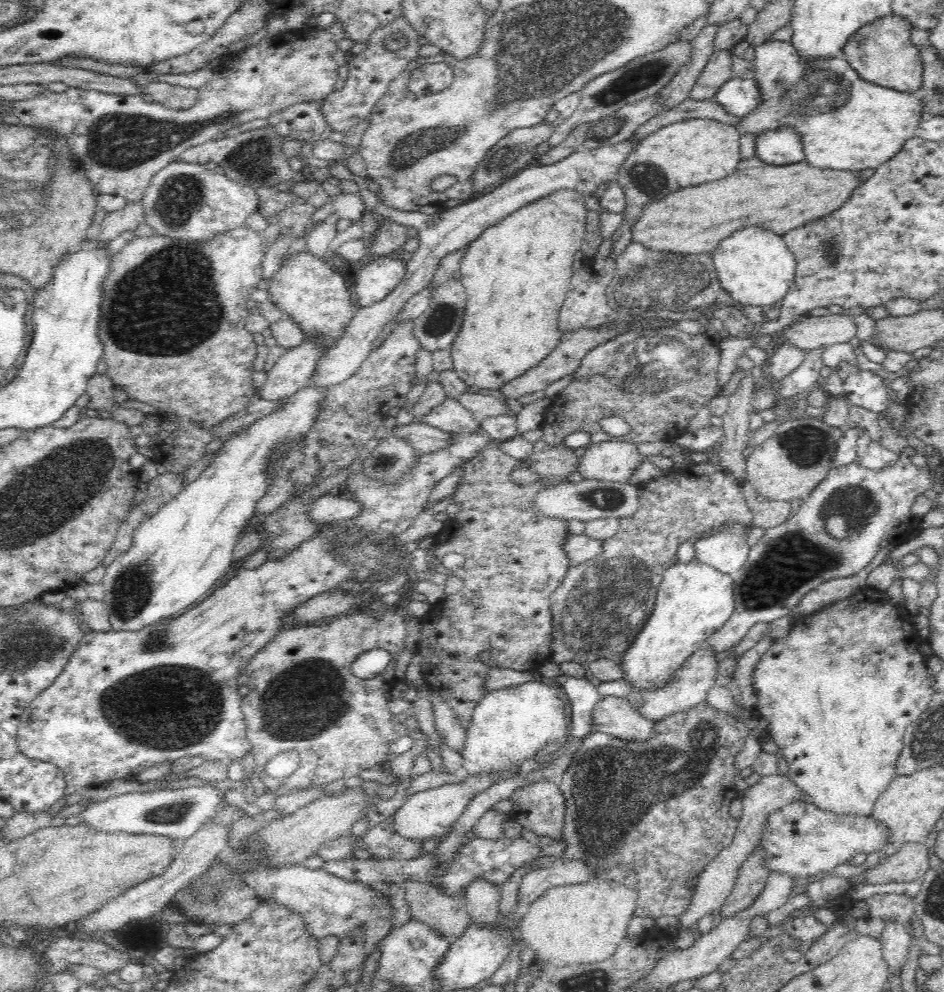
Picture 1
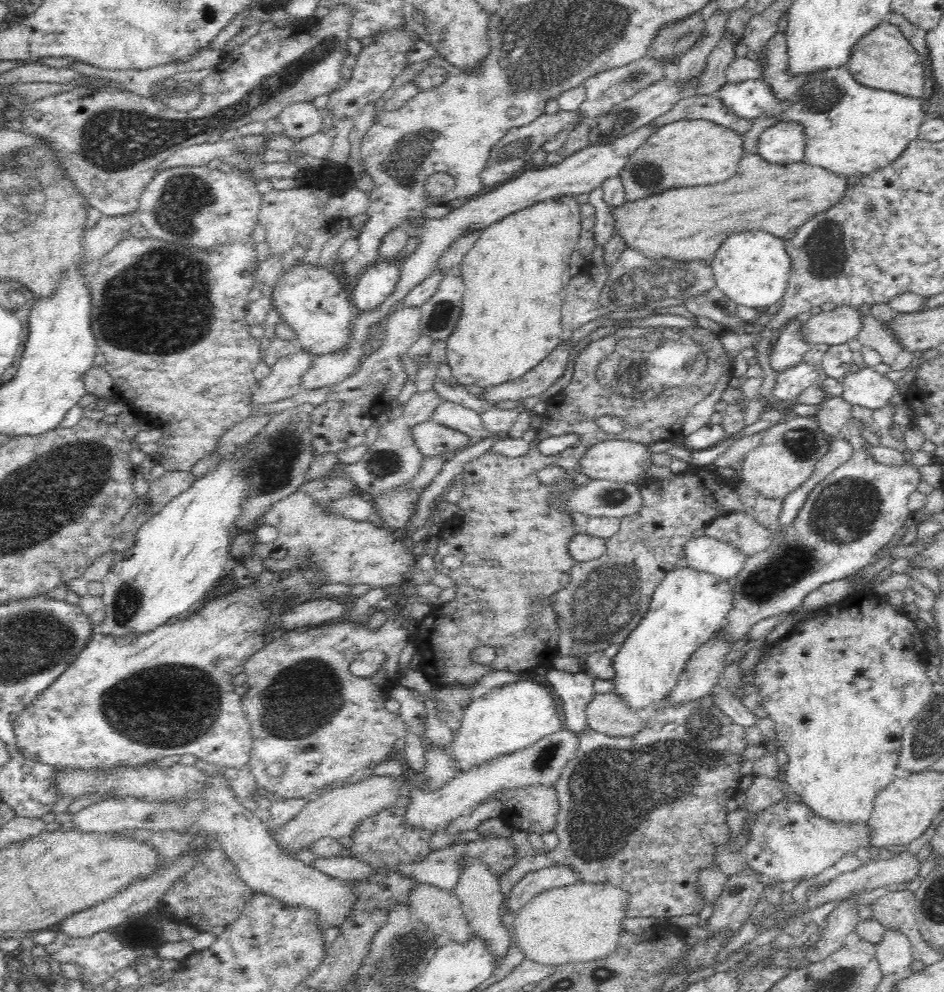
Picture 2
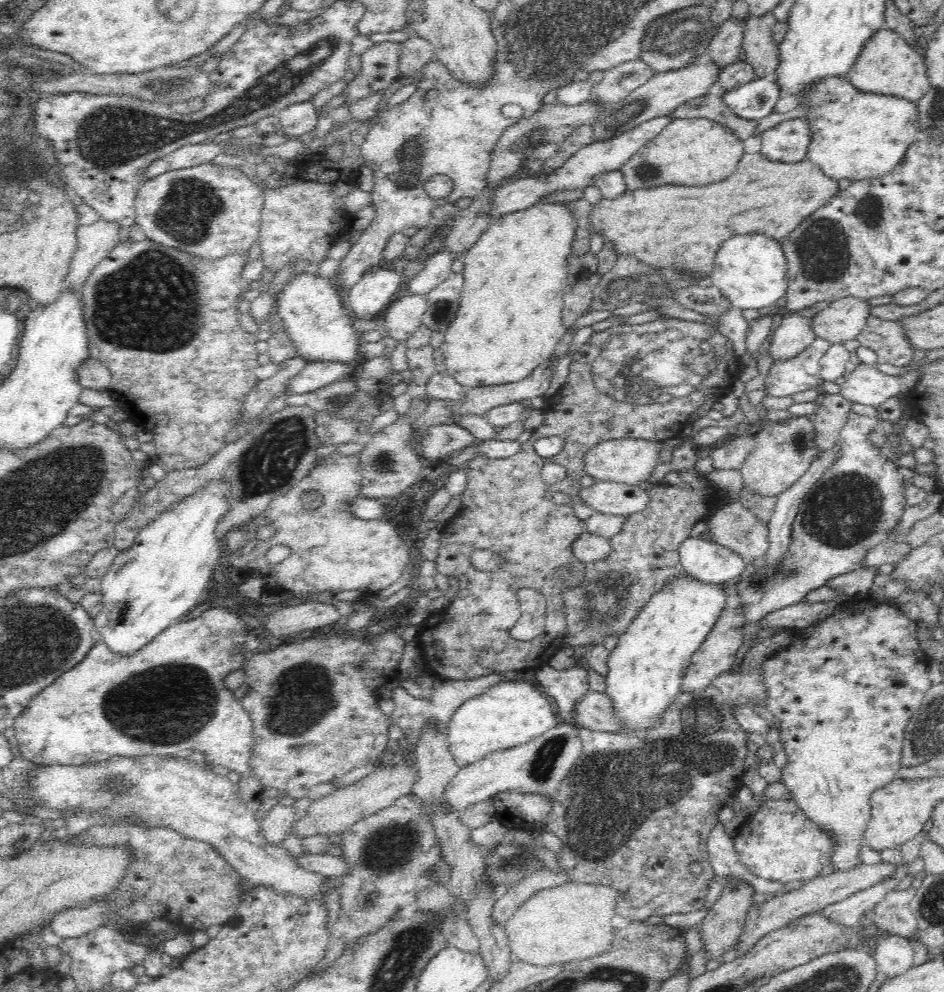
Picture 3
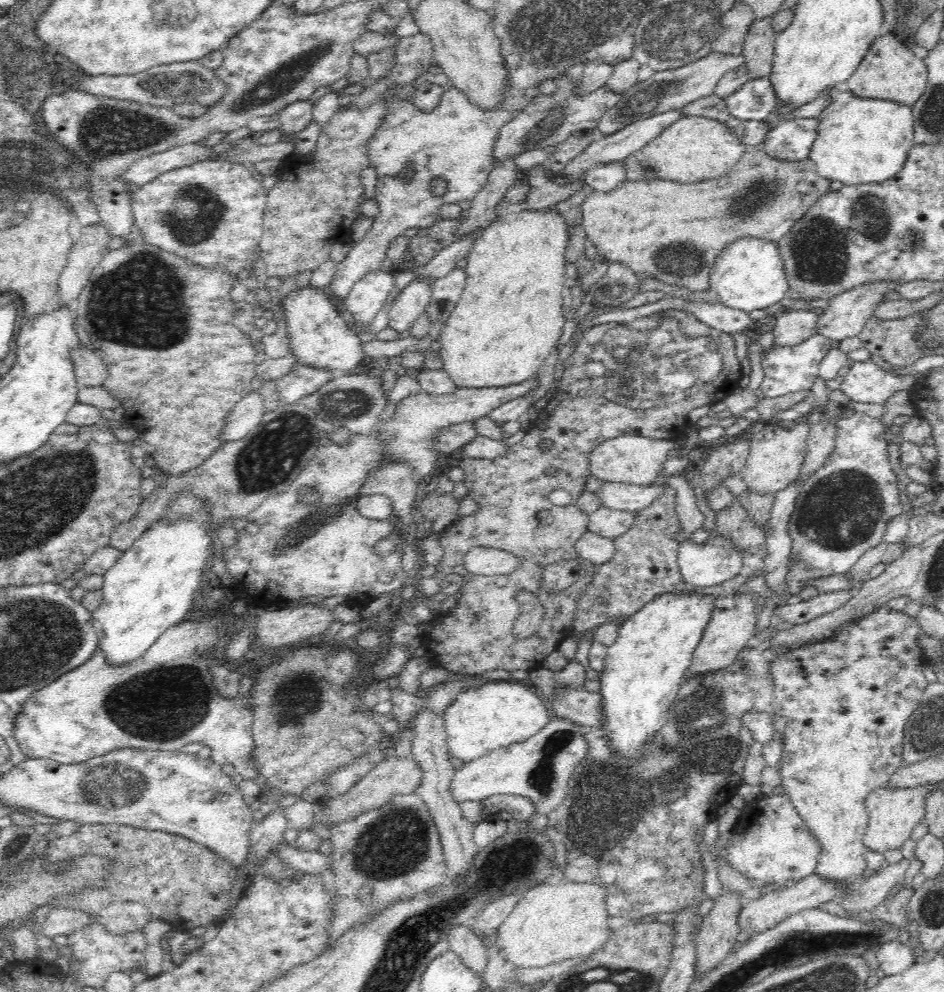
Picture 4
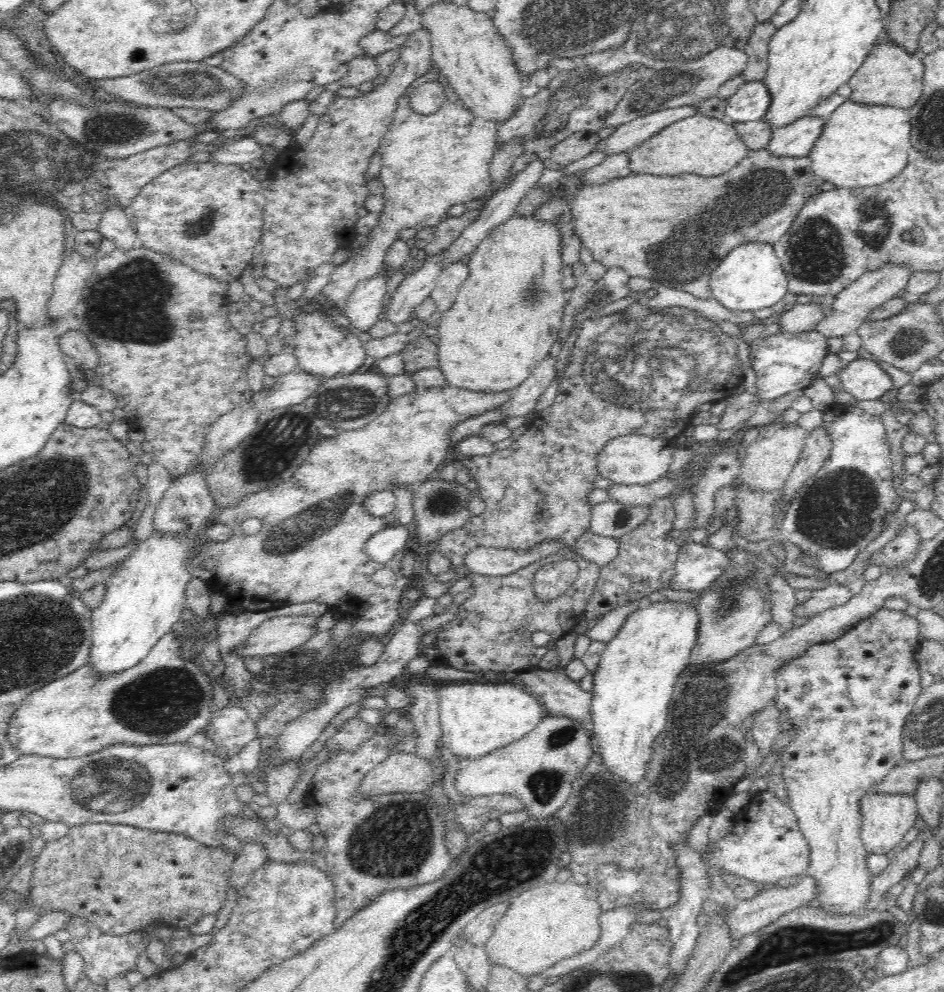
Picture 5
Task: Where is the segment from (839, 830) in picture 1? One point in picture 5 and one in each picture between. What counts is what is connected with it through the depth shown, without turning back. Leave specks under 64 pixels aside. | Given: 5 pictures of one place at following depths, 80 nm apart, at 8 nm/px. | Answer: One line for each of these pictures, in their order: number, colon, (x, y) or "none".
2: (787, 842)
3: (779, 843)
4: (771, 843)
5: (765, 845)

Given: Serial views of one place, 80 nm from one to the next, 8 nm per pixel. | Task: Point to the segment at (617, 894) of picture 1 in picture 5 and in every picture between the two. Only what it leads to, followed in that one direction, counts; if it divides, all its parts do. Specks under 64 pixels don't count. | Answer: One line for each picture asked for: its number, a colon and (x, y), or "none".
2: (577, 923)
3: (570, 922)
4: (551, 923)
5: (553, 921)

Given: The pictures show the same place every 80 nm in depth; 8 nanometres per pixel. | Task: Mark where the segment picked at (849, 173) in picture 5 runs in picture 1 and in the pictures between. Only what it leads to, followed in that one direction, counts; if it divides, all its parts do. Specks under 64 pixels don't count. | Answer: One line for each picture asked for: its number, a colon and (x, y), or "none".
1: (872, 124)
2: (850, 129)
3: (856, 135)
4: (860, 140)

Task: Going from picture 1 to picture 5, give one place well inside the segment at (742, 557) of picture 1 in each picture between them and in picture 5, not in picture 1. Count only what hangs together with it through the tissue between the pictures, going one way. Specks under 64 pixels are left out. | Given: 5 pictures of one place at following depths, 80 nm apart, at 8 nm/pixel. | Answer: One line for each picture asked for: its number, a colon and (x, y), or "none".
2: (705, 554)
3: (709, 562)
4: (705, 564)
5: (698, 565)

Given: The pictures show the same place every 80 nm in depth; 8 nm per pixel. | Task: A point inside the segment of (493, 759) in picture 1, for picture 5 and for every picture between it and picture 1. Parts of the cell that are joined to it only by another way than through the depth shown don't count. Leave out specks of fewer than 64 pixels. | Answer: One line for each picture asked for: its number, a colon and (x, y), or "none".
2: (510, 717)
3: (508, 714)
4: (480, 719)
5: (476, 718)

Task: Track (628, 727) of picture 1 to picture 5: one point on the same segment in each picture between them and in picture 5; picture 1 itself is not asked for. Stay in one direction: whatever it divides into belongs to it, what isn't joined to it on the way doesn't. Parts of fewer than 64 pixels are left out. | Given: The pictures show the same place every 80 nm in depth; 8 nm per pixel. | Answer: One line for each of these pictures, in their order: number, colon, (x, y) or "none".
2: (607, 713)
3: (594, 710)
4: (582, 707)
5: (561, 696)

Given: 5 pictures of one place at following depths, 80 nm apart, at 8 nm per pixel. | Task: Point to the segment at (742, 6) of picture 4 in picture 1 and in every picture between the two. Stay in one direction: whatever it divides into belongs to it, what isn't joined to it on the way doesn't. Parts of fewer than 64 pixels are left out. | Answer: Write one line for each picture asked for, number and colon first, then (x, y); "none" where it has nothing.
1: (718, 70)
2: (713, 78)
3: (725, 46)

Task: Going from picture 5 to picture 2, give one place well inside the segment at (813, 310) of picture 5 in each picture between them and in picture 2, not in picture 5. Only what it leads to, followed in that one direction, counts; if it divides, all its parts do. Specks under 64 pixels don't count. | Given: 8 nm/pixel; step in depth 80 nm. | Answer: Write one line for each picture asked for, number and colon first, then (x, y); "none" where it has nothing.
2: (791, 346)
3: (793, 333)
4: (792, 327)

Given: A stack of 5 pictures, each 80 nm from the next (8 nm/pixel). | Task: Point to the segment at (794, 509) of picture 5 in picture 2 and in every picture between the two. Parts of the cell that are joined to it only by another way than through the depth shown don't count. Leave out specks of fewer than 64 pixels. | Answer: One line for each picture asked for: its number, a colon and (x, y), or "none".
2: (854, 512)
3: (852, 508)
4: (842, 510)

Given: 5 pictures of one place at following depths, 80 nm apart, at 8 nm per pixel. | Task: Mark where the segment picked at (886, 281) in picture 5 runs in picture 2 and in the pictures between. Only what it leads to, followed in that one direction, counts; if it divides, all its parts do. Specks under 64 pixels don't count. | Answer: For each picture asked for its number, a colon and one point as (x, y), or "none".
2: (838, 326)
3: (845, 319)
4: (846, 315)

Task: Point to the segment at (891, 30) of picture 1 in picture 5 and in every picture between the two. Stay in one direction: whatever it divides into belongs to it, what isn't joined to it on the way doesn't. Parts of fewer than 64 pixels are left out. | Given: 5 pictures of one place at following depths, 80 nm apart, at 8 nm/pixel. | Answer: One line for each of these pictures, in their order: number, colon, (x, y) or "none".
2: (884, 59)
3: (888, 65)
4: (890, 71)
5: (890, 75)

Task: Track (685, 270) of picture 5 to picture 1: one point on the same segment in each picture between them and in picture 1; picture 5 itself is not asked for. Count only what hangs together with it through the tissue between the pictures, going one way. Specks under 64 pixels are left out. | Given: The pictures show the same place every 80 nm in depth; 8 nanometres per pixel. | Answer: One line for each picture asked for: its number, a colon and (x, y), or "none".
1: (692, 221)
2: (688, 224)
3: (678, 227)
4: (673, 232)

